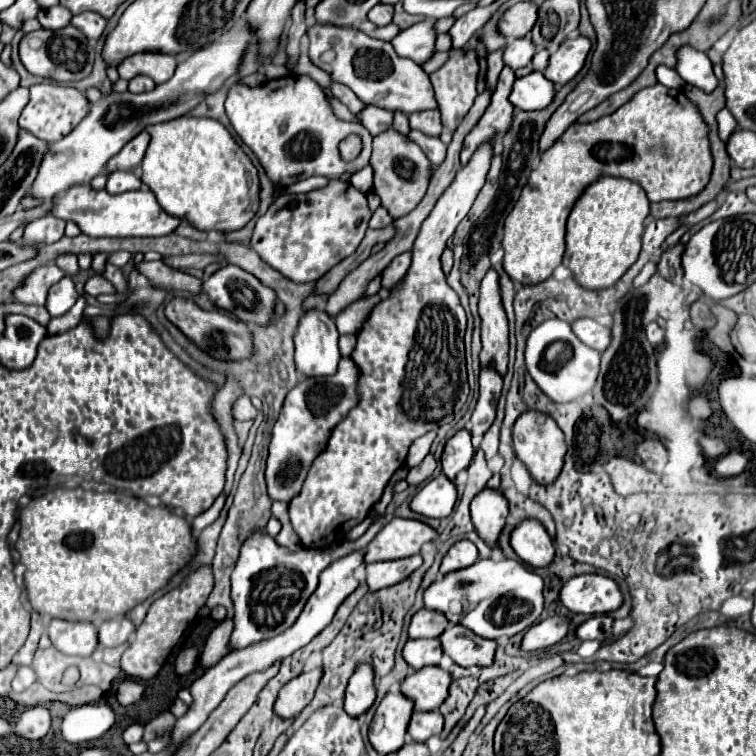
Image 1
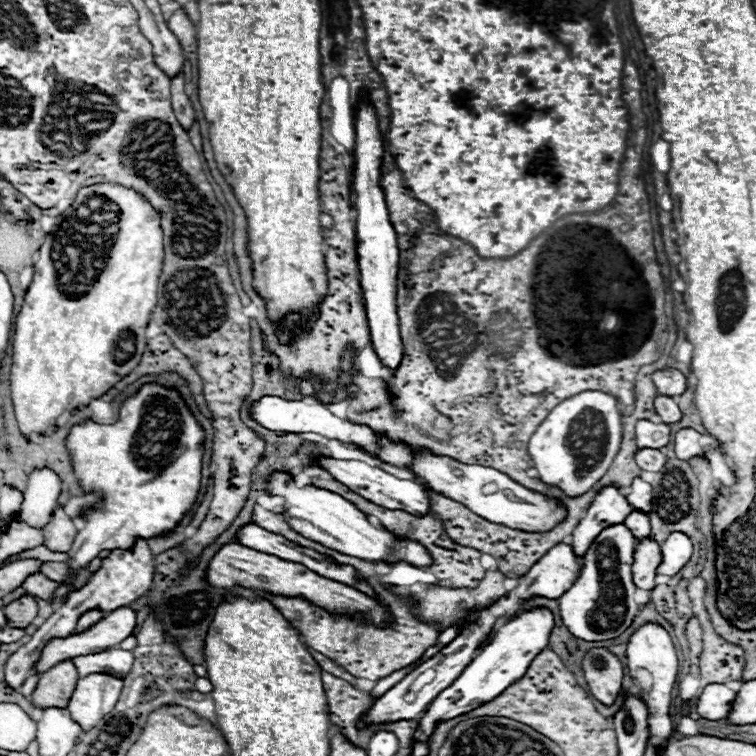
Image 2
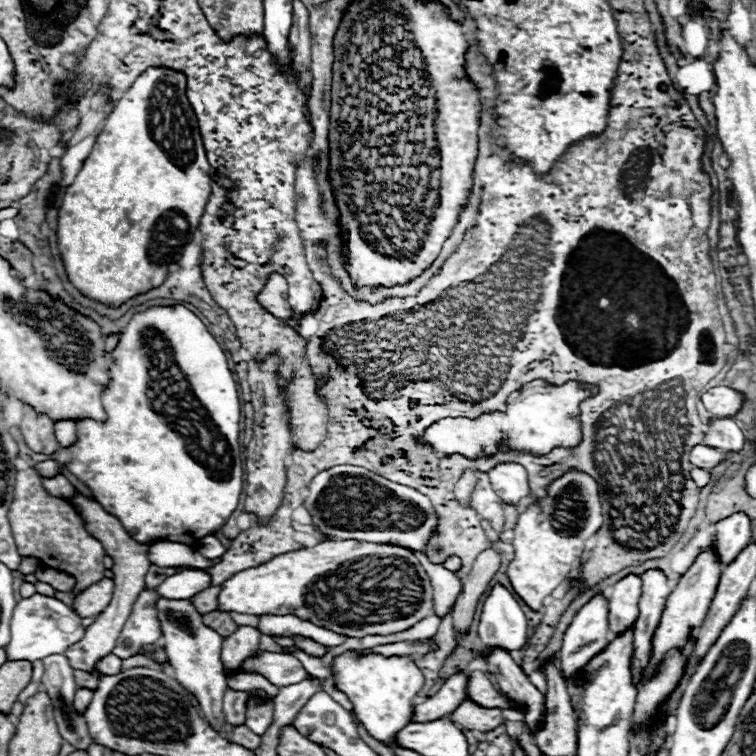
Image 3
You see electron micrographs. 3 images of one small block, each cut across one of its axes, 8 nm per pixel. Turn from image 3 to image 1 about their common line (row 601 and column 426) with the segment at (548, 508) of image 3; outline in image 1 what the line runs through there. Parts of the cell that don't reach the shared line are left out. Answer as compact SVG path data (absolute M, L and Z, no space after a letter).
M394 518L368 544L364 562L368 564L378 560L398 560L420 554L422 546L426 542L432 542L436 536L438 532L420 520Z

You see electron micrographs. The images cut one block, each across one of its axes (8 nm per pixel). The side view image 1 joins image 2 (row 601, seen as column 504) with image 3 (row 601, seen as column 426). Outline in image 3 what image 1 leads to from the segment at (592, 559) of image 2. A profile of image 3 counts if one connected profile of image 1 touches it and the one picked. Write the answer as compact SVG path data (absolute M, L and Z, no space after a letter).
M598 592L592 600L588 600L572 618L570 626L564 632L564 640L562 640L562 650L560 650L560 670L566 678L570 678L572 674L580 672L586 662L596 656L598 652L602 652L612 636L608 634L608 600L604 598L602 592Z

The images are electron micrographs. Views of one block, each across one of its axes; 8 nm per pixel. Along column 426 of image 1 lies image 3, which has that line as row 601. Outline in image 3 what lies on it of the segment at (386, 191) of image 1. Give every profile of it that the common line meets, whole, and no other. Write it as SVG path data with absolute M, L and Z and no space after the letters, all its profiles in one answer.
M160 598L156 608L158 608L158 618L162 622L160 628L164 634L162 636L164 650L174 668L174 678L198 698L200 710L204 718L208 720L208 724L214 730L218 730L222 736L226 736L226 740L230 740L232 726L224 720L224 714L222 714L222 698L226 692L226 676L222 674L222 662L220 662L222 636L202 624L202 614L198 614L188 600Z

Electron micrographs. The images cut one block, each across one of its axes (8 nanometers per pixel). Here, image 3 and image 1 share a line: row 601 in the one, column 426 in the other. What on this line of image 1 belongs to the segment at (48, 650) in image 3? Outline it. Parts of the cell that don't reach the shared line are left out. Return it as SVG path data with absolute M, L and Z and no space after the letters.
M424 20L402 30L392 40L392 46L400 56L422 64L432 56L434 40L436 40L436 32L432 28L432 20Z

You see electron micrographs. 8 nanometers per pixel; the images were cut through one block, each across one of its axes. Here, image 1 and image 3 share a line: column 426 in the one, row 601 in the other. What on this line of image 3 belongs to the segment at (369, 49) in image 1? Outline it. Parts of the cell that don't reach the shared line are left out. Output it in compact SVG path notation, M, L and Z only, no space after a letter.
M104 578L96 584L92 584L88 590L84 590L82 594L78 594L74 598L74 610L80 618L88 618L92 614L100 614L108 602L112 600L112 592L114 592L114 580L112 578Z

